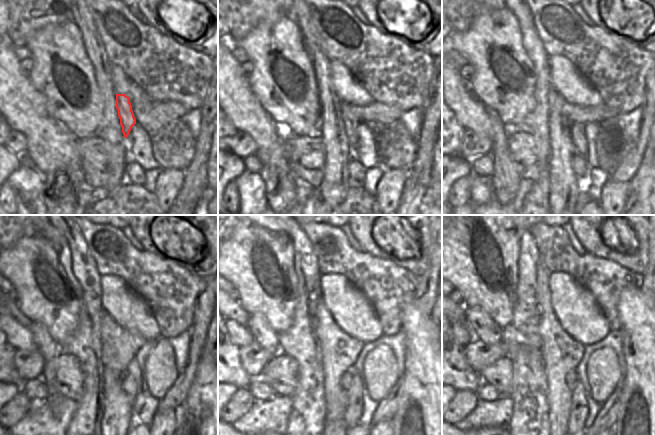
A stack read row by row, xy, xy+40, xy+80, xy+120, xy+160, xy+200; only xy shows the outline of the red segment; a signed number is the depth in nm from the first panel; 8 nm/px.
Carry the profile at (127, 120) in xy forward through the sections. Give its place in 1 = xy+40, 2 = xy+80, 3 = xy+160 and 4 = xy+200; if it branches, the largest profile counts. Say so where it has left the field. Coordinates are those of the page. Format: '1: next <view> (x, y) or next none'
1: next xy+40 (351, 123)
2: next xy+80 (579, 166)
3: next xy+160 (353, 412)
4: next xy+200 (578, 407)

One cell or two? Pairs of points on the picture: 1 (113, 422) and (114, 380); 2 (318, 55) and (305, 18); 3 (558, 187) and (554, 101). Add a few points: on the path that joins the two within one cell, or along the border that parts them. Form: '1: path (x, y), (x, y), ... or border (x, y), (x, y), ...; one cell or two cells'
1: path (114, 412), (114, 390); one cell
2: path (313, 46), (307, 27); one cell
3: path (560, 166), (560, 136), (556, 122); one cell

